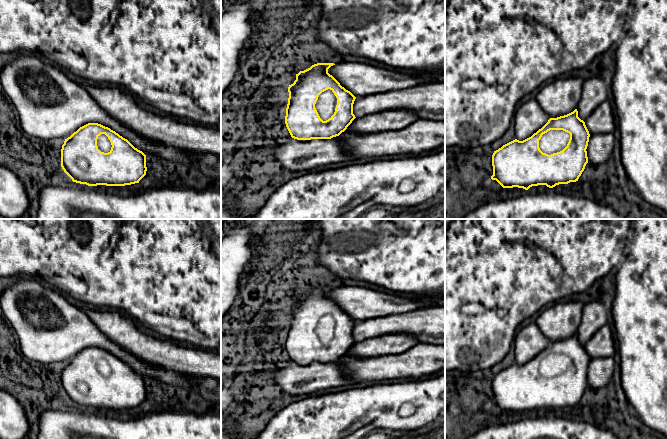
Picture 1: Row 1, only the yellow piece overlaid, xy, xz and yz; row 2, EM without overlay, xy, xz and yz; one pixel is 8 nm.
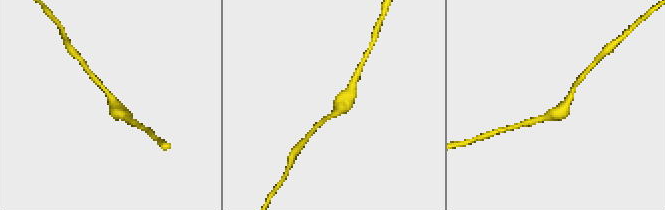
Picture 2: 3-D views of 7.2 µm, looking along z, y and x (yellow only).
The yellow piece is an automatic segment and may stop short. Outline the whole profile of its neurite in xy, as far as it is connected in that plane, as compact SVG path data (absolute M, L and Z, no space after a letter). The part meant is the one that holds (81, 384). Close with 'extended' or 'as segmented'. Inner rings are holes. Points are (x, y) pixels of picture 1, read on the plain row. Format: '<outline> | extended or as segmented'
M88 347L65 363L61 391L73 406L125 410L146 399L146 379L127 363L98 347Z | extended

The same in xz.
M317 287L310 292L296 298L296 304L289 309L288 328L286 332L285 348L292 362L297 364L331 363L339 360L356 342L353 338L353 328L356 321L328 297L334 287Z | extended

